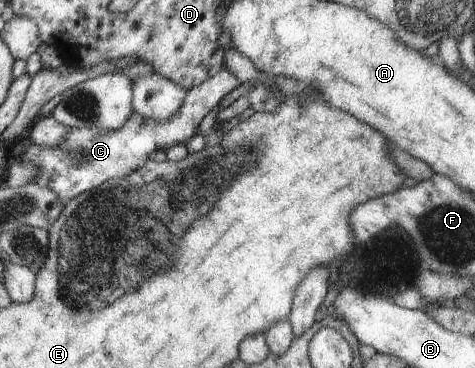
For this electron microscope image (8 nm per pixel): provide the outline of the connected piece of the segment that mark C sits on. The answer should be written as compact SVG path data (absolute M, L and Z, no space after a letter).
M223 67L211 79L204 80L203 83L189 89L179 113L171 120L158 123L134 112L118 131L102 128L73 128L64 143L58 147L45 148L31 144L20 155L19 160L40 165L39 175L31 182L39 183L40 186L46 186L49 190L55 191L65 205L73 197L93 187L99 187L101 183L109 179L130 175L147 159L150 159L155 151L166 150L176 144L185 145L187 139L198 133L198 126L205 115L240 84L241 81L229 69Z

